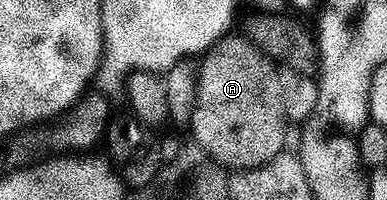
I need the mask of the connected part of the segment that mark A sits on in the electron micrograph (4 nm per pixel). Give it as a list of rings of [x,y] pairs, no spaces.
[[[225,34],[203,53],[198,64],[196,78],[196,105],[192,111],[190,127],[195,147],[201,148],[209,160],[228,170],[256,168],[268,160],[273,160],[284,151],[283,130],[286,123],[282,106],[280,73],[277,65],[269,60],[251,39],[243,35]]]

